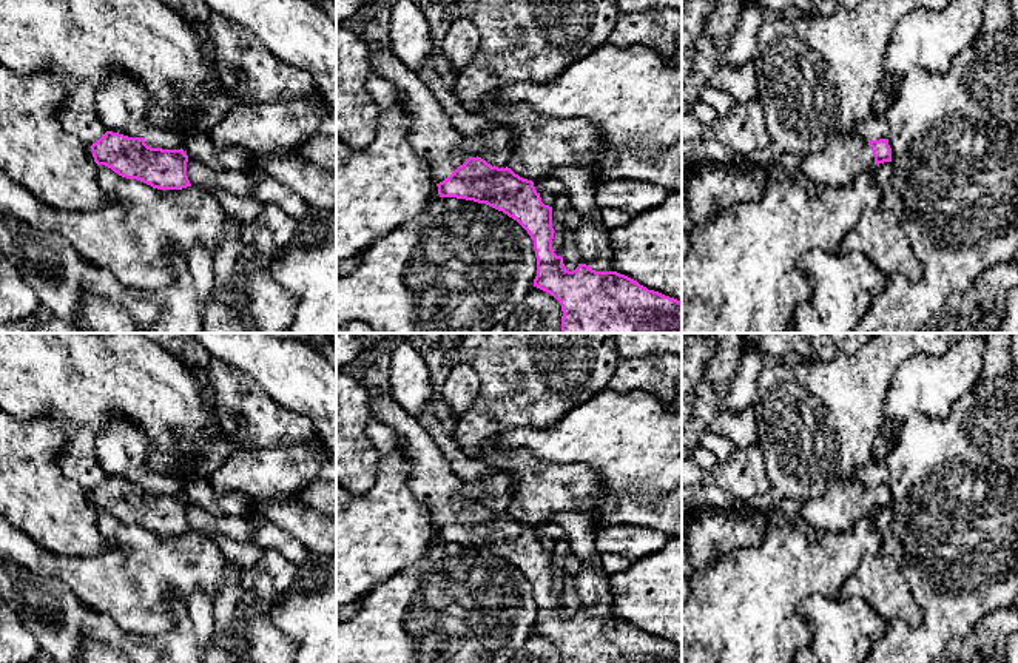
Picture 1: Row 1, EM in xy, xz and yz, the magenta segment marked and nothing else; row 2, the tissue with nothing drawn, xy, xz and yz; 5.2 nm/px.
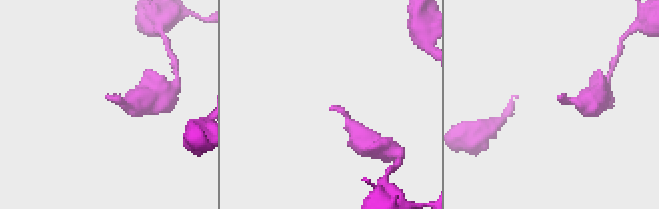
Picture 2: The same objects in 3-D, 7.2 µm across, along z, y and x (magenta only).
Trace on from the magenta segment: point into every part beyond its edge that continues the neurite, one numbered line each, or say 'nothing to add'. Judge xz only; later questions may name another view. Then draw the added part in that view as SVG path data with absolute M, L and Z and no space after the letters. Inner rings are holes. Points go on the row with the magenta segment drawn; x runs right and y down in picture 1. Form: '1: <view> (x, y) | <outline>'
1: xz (434, 137) | M367 42L370 72L387 79L404 94L401 106L412 119L409 142L429 165L437 183L447 179L469 159L463 150L463 130L452 125L450 116L416 71L404 66L392 52L389 42Z

